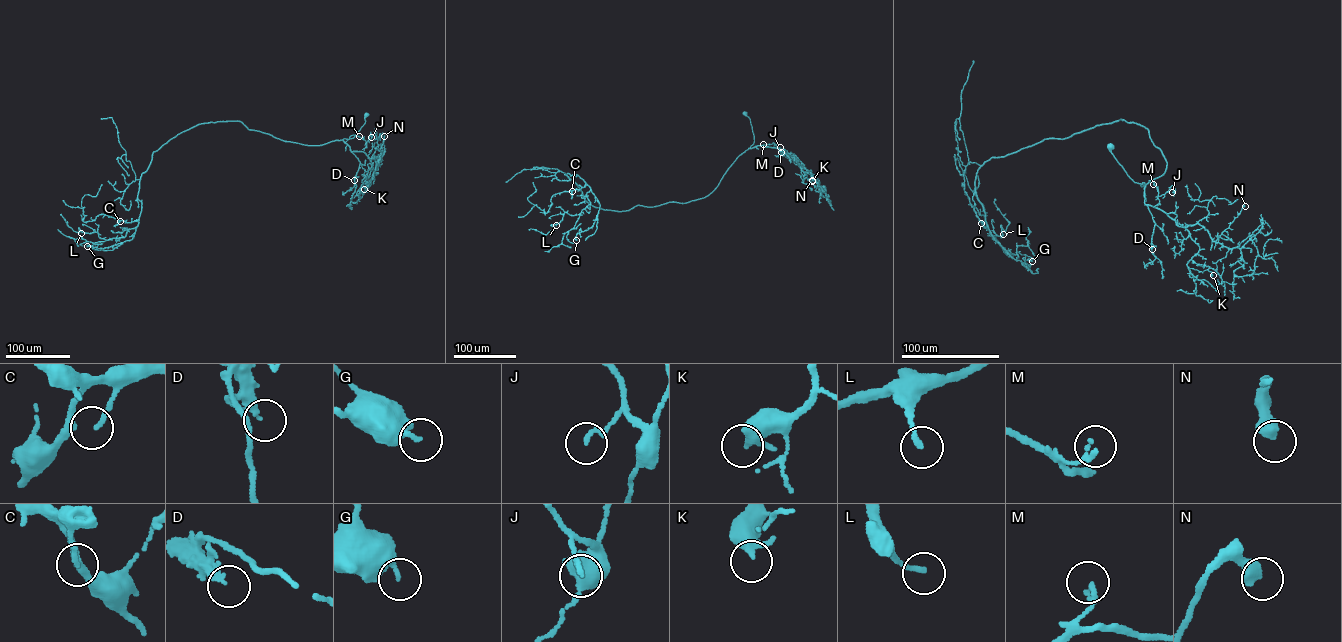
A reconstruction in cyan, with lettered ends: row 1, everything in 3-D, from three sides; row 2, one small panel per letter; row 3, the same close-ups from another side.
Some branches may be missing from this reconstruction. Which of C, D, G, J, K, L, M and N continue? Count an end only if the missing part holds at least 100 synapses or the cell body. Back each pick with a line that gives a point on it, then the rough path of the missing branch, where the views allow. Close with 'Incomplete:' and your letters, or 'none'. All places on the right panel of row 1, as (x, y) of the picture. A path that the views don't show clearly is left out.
D: Place: (1152, 249). Course of what is missing: (1152, 249), (1154, 266), (1165, 285), (1196, 302)
Incomplete: D

